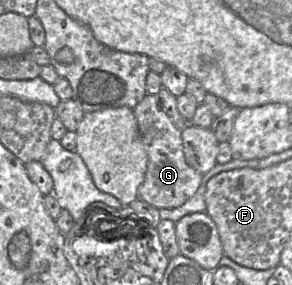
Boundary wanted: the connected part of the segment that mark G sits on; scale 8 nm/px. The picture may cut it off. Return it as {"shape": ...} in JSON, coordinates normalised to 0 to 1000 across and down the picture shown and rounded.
{"shape":[[[500,330],[455,393],[507,540],[503,604],[473,663],[473,698],[538,733],[606,730],[671,677],[692,632],[692,611],[658,589],[634,558],[623,456],[606,449],[545,375],[538,333]]]}

